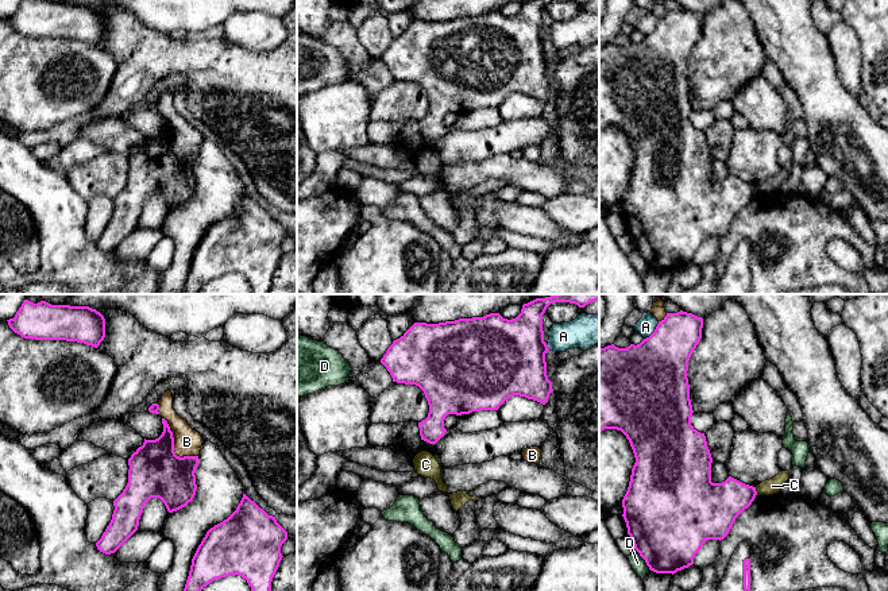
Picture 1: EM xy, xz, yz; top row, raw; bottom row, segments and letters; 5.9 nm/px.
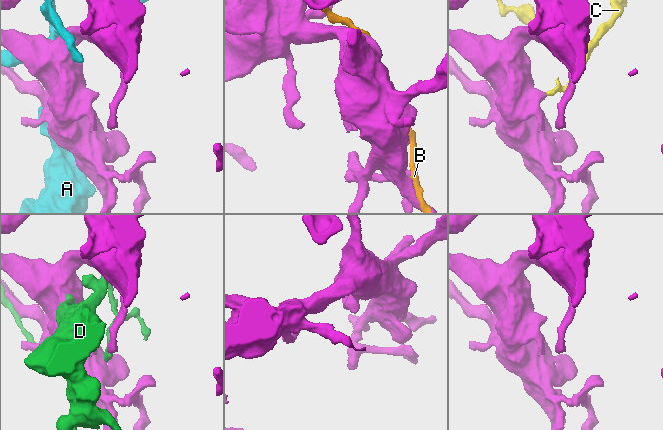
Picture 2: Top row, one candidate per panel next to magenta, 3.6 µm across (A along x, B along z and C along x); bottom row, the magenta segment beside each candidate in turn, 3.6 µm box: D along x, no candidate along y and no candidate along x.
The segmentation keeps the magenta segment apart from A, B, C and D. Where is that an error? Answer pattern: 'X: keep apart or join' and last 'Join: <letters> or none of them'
A: keep apart
B: keep apart
C: keep apart
D: keep apart
Join: none of them

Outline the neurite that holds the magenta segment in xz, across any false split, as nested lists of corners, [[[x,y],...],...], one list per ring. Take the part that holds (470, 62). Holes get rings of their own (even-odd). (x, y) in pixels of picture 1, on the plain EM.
[[[528,0],[521,11],[511,18],[499,11],[483,15],[459,16],[439,22],[414,20],[399,36],[394,38],[381,57],[390,70],[393,80],[418,84],[428,98],[429,111],[418,120],[421,138],[436,142],[447,130],[444,117],[448,112],[470,112],[480,108],[498,108],[513,93],[525,94],[543,103],[553,89],[547,73],[545,51],[549,49],[544,39],[543,12],[555,0]]]

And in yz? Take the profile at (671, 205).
[[[683,8],[677,11],[667,11],[667,13],[661,19],[659,19],[655,30],[649,35],[644,36],[640,42],[637,43],[630,42],[626,46],[618,46],[614,42],[611,42],[599,47],[599,130],[605,127],[621,128],[630,140],[630,144],[636,155],[636,161],[632,166],[628,189],[622,197],[622,205],[623,205],[622,215],[626,220],[628,232],[633,239],[634,247],[645,258],[649,267],[656,271],[673,273],[677,269],[682,269],[692,263],[694,255],[700,248],[703,242],[707,237],[719,237],[719,239],[723,237],[729,232],[736,216],[752,202],[752,200],[757,193],[756,185],[745,182],[731,174],[729,174],[722,181],[711,179],[713,155],[707,144],[706,134],[704,131],[698,130],[691,123],[691,113],[694,108],[690,97],[690,82],[688,82],[687,69],[688,69],[688,58],[702,36],[702,26],[703,26],[703,16],[692,11],[687,11]]]

